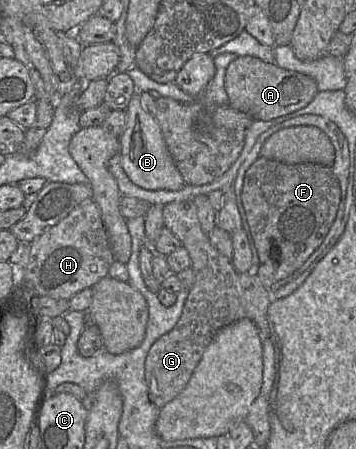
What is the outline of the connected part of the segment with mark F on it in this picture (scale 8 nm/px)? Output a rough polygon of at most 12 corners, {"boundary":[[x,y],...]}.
{"boundary":[[259,156],[241,200],[269,289],[339,208],[328,166]]}

